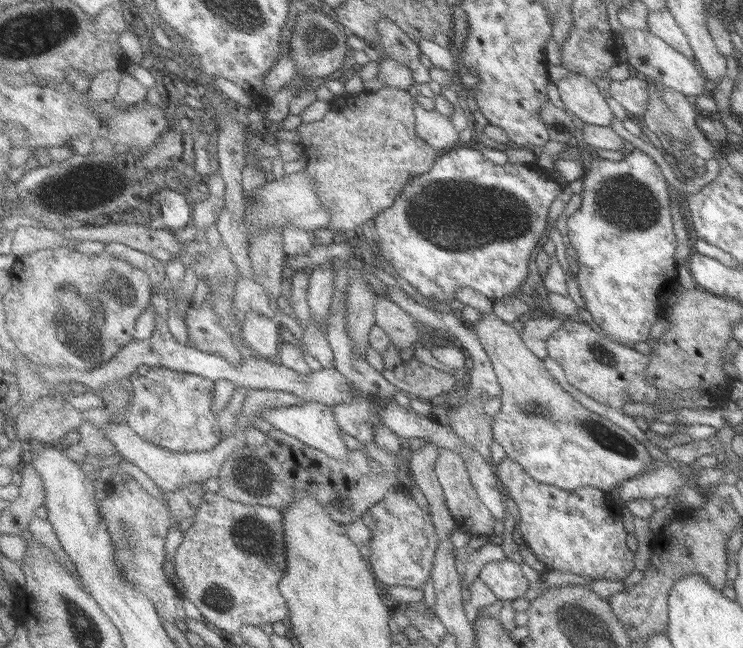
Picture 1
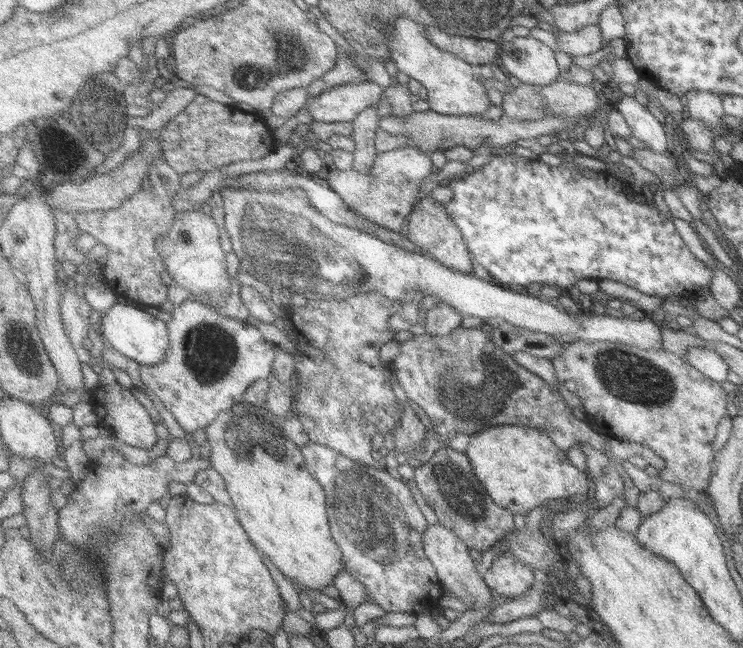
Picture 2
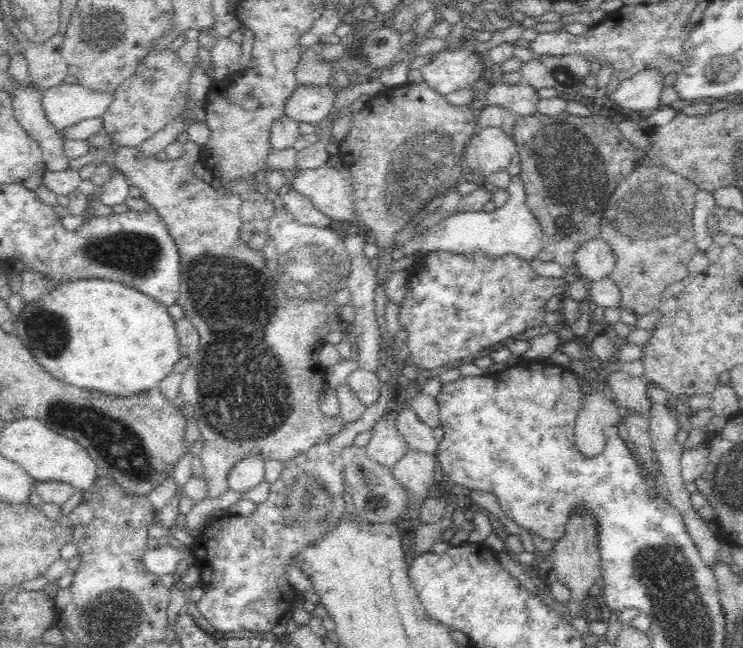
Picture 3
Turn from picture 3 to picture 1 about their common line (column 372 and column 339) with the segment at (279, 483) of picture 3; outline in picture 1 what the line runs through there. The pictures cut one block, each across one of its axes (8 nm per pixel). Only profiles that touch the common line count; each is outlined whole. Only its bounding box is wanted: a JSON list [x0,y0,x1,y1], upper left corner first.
[33,260,507,520]

